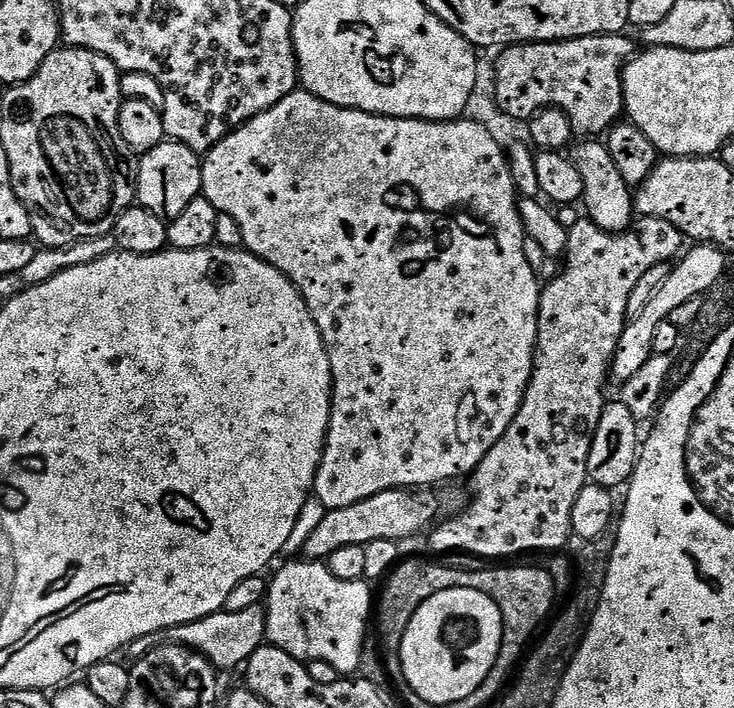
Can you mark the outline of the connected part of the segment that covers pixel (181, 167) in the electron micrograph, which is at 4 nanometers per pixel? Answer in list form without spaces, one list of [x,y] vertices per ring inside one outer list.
[[[165,142],[158,145],[154,150],[143,153],[138,160],[136,195],[138,197],[139,207],[158,214],[166,222],[178,218],[178,214],[182,214],[182,210],[186,210],[186,206],[190,206],[190,202],[194,202],[194,198],[201,195],[204,187],[204,183],[202,182],[203,173],[201,157],[186,145],[175,142]]]

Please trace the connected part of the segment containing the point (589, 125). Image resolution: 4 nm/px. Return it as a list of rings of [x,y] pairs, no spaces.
[[[627,35],[583,36],[577,40],[557,40],[534,44],[513,44],[499,53],[497,68],[497,102],[514,119],[529,121],[543,108],[560,108],[570,118],[573,133],[584,138],[600,138],[625,115],[624,66],[633,55]]]

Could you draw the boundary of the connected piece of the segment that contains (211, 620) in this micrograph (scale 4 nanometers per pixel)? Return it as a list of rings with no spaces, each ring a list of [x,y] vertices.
[[[263,607],[241,612],[219,611],[201,620],[170,628],[166,633],[169,644],[180,644],[184,648],[194,648],[211,661],[218,670],[247,665],[249,658],[258,649],[265,647],[268,634],[268,613]]]

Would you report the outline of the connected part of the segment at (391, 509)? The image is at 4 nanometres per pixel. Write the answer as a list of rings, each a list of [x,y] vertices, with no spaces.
[[[435,491],[379,492],[374,494],[374,498],[354,502],[354,506],[325,511],[316,529],[305,538],[303,555],[313,562],[324,562],[330,554],[334,554],[334,550],[342,546],[364,546],[379,540],[405,542],[419,532],[427,533],[441,519],[440,500],[432,492]]]

